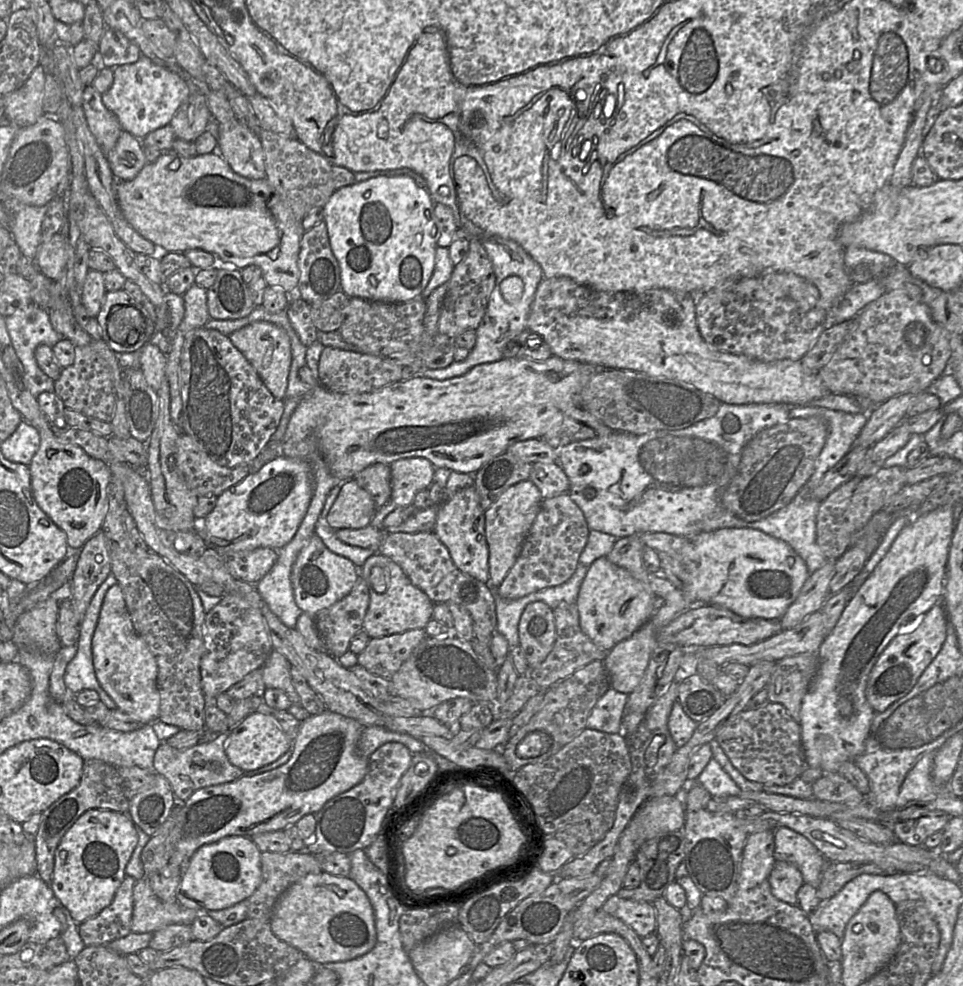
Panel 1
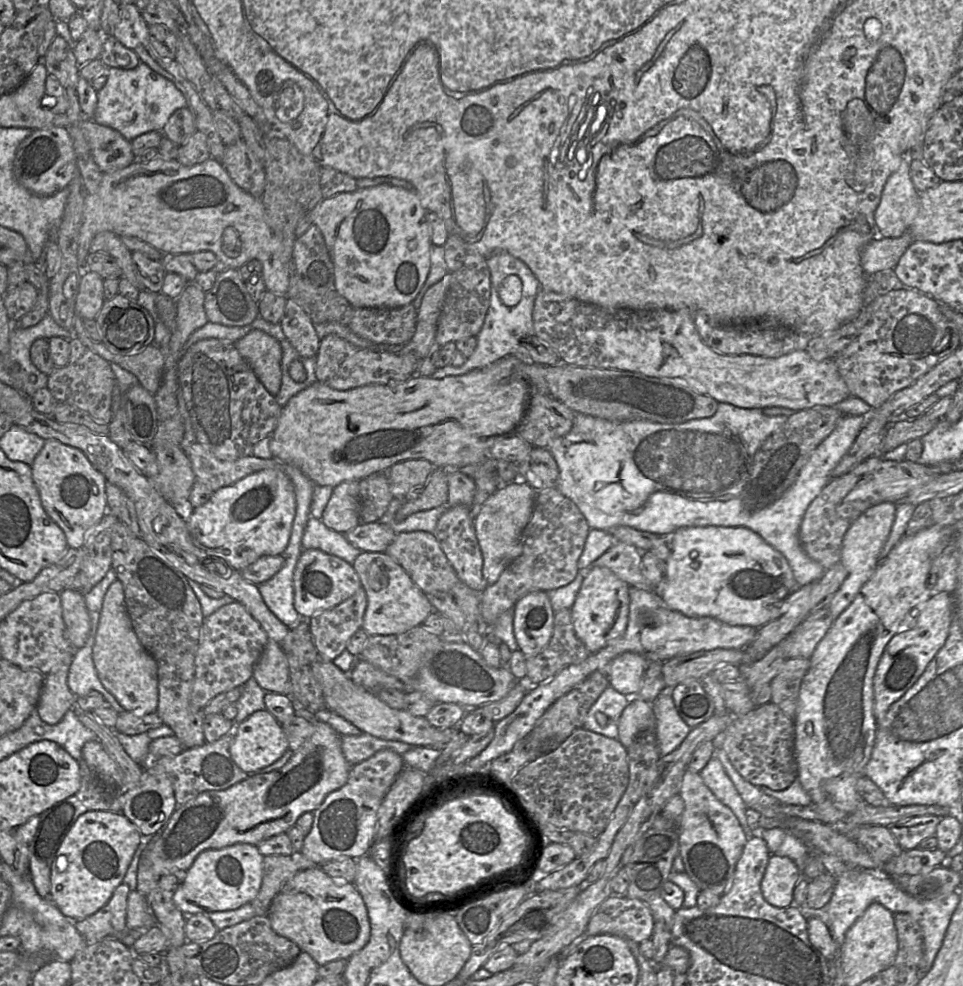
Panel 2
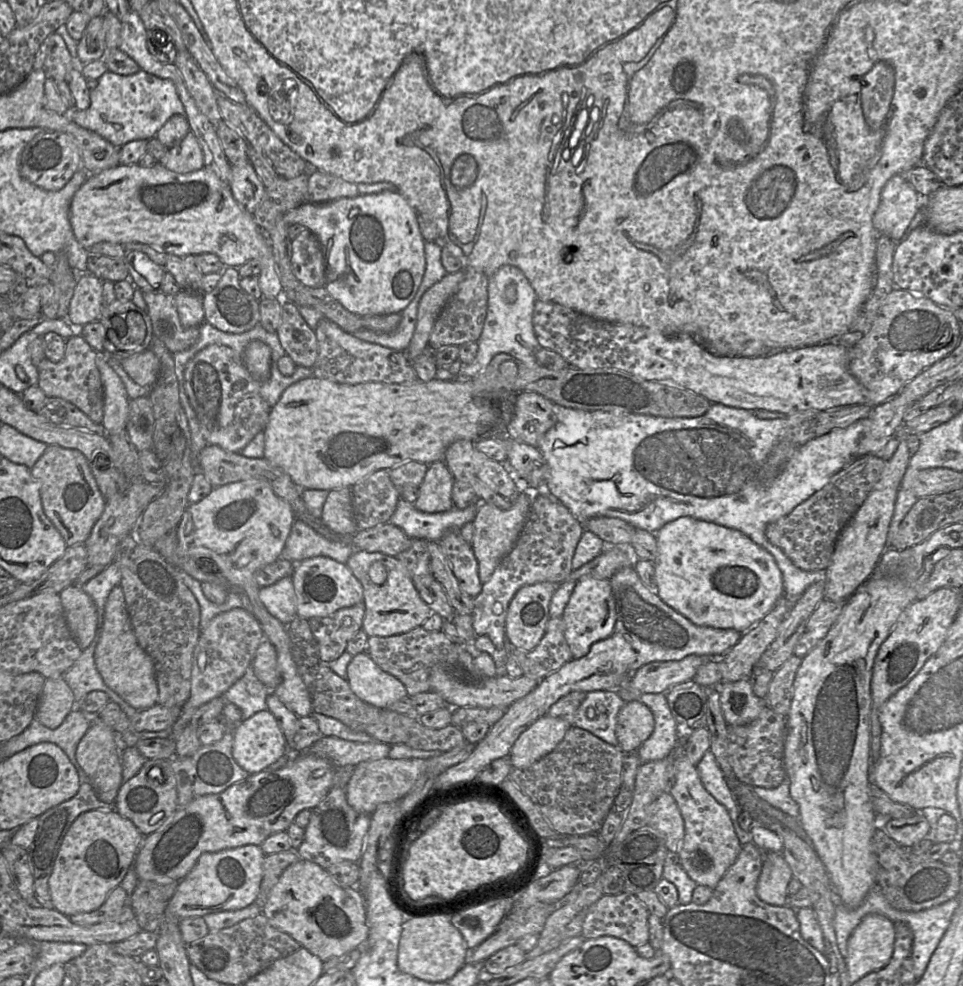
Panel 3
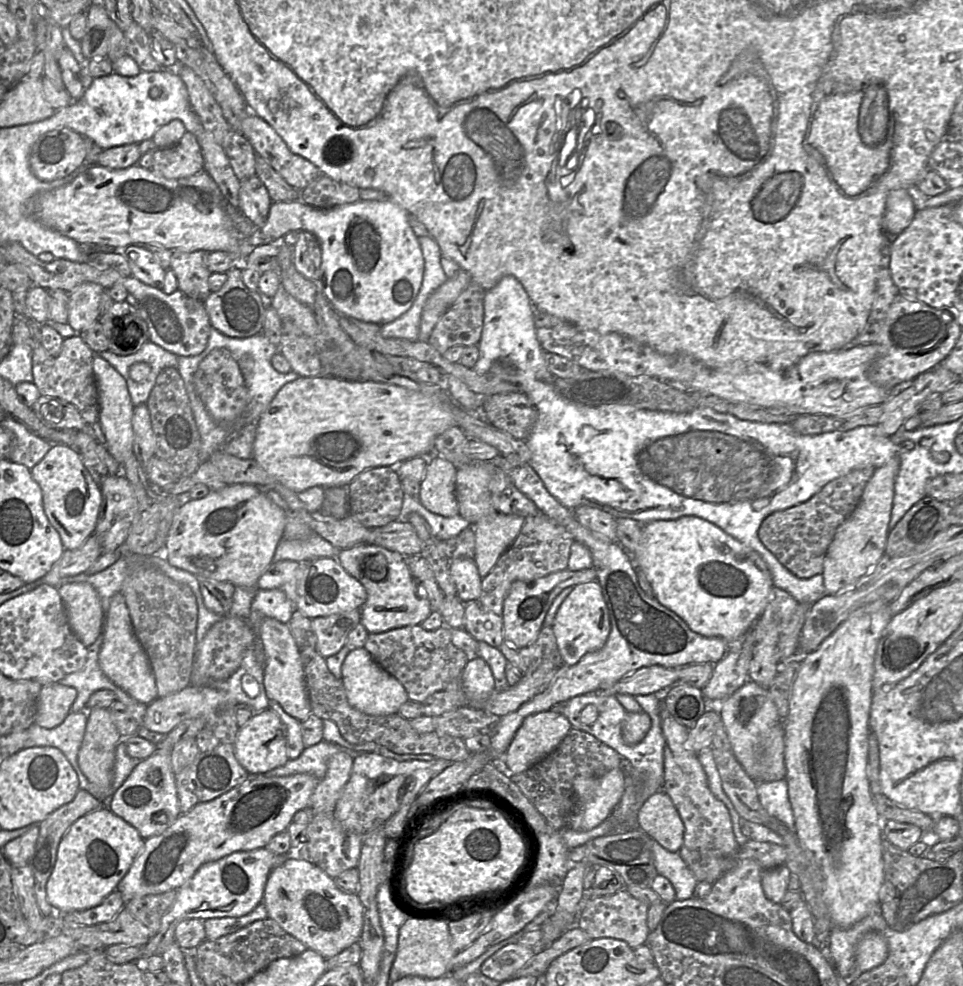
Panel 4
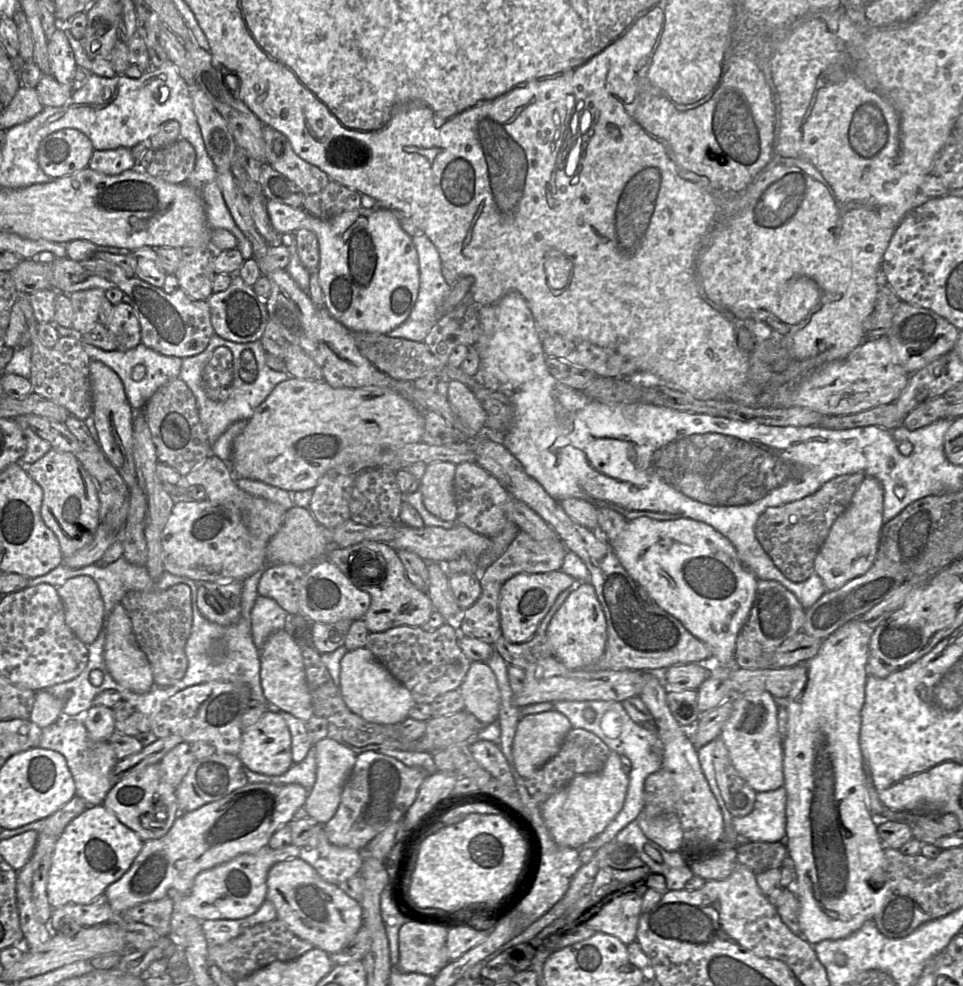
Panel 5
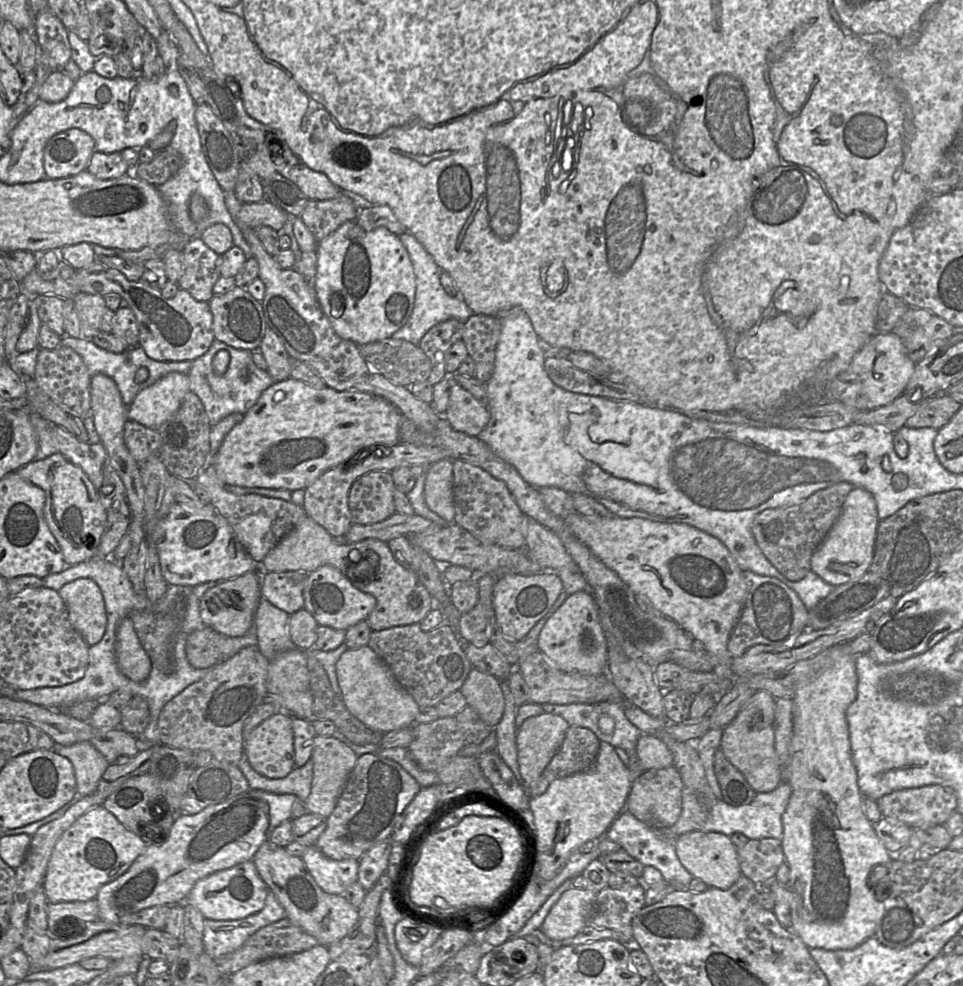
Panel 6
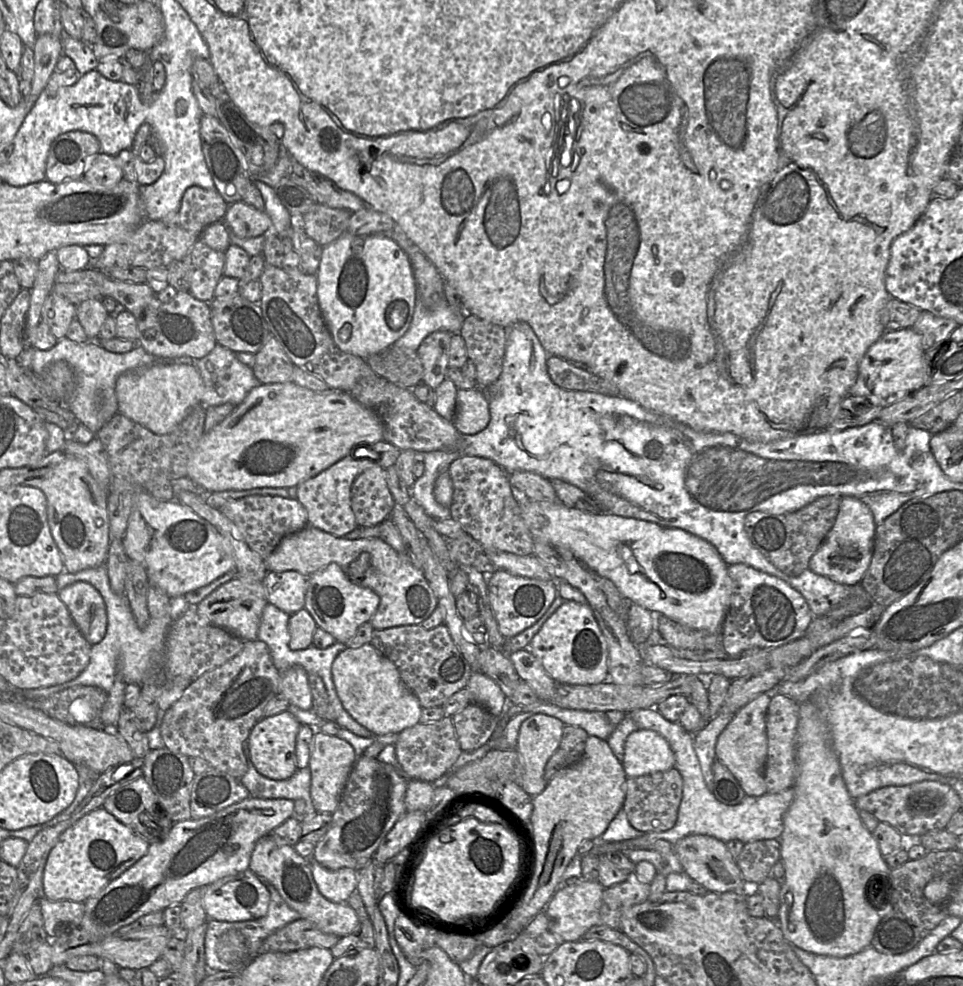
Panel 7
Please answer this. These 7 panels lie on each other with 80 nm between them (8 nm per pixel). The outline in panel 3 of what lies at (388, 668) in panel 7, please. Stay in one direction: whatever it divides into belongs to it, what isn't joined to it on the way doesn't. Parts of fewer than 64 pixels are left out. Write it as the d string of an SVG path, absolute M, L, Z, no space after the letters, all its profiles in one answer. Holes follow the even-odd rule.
M365 652L352 657L347 666L346 678L352 692L363 702L379 709L389 709L396 701L408 696L403 683L383 671Z

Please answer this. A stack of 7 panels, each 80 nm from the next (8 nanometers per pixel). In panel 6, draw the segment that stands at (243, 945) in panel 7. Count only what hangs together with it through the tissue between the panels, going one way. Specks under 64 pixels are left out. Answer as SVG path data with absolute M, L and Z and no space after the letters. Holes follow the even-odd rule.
M269 890L262 910L239 920L204 920L205 952L217 959L239 948L260 928L287 918L285 909Z

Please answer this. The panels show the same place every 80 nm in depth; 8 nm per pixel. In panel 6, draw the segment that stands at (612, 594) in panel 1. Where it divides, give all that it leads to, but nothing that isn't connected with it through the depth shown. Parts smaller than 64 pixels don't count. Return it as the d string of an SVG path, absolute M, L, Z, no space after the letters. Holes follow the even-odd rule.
M587 589L569 595L548 618L536 639L538 651L559 670L585 675L607 672L607 642L601 625L599 609L592 593Z

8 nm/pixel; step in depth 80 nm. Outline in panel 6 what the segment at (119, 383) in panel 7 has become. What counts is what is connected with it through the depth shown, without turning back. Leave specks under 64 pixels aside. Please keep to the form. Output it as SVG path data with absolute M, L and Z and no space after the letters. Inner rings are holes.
M170 372L136 395L127 407L128 419L158 430L177 412L189 391L188 375Z

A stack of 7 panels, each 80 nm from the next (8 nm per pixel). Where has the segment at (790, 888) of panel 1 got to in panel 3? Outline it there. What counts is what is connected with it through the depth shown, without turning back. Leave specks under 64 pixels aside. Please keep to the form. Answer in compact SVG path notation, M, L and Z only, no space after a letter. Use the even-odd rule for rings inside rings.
M764 853L763 868L757 883L757 896L769 905L786 906L788 884L793 878L791 868L781 853Z

